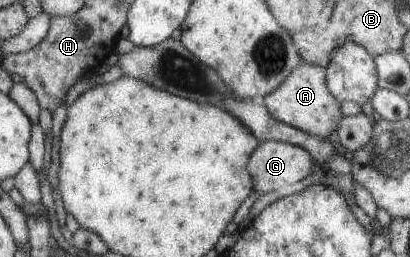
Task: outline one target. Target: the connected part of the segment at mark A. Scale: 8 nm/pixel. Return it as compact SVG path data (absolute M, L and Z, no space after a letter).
M299 64L273 93L262 98L262 105L276 121L281 121L320 140L326 140L326 136L343 118L338 110L340 104L329 94L325 70L314 64Z

